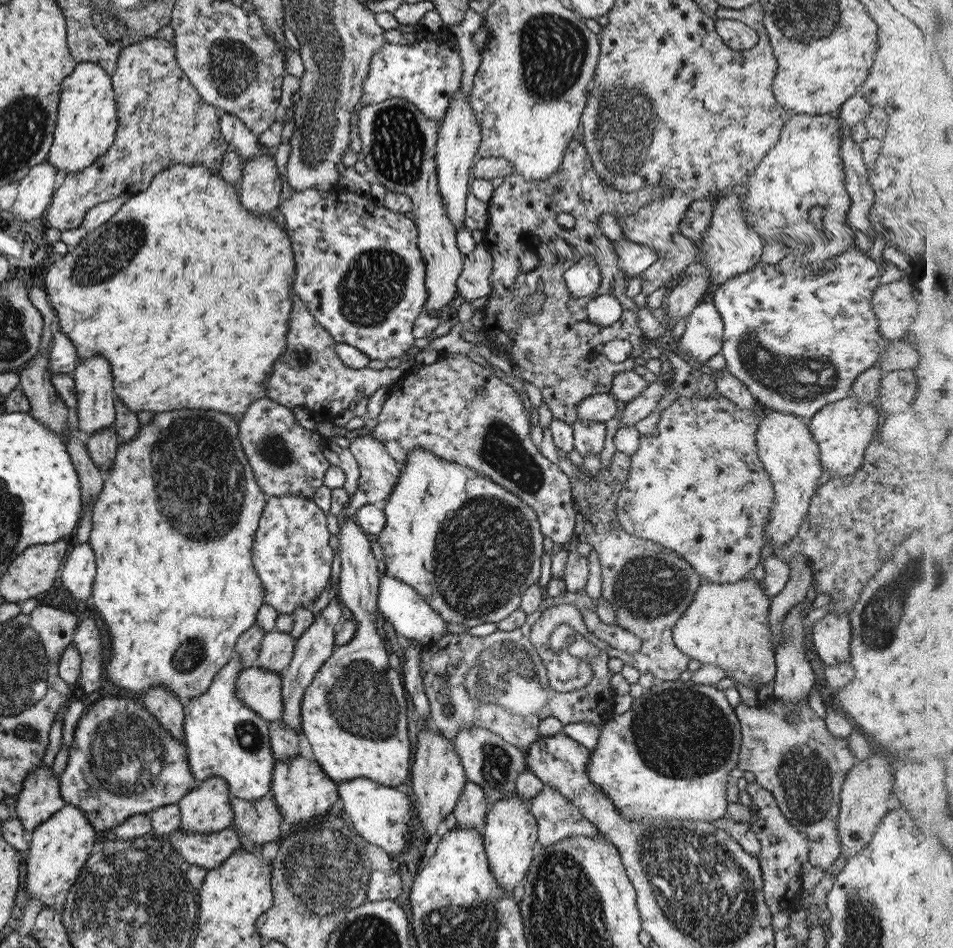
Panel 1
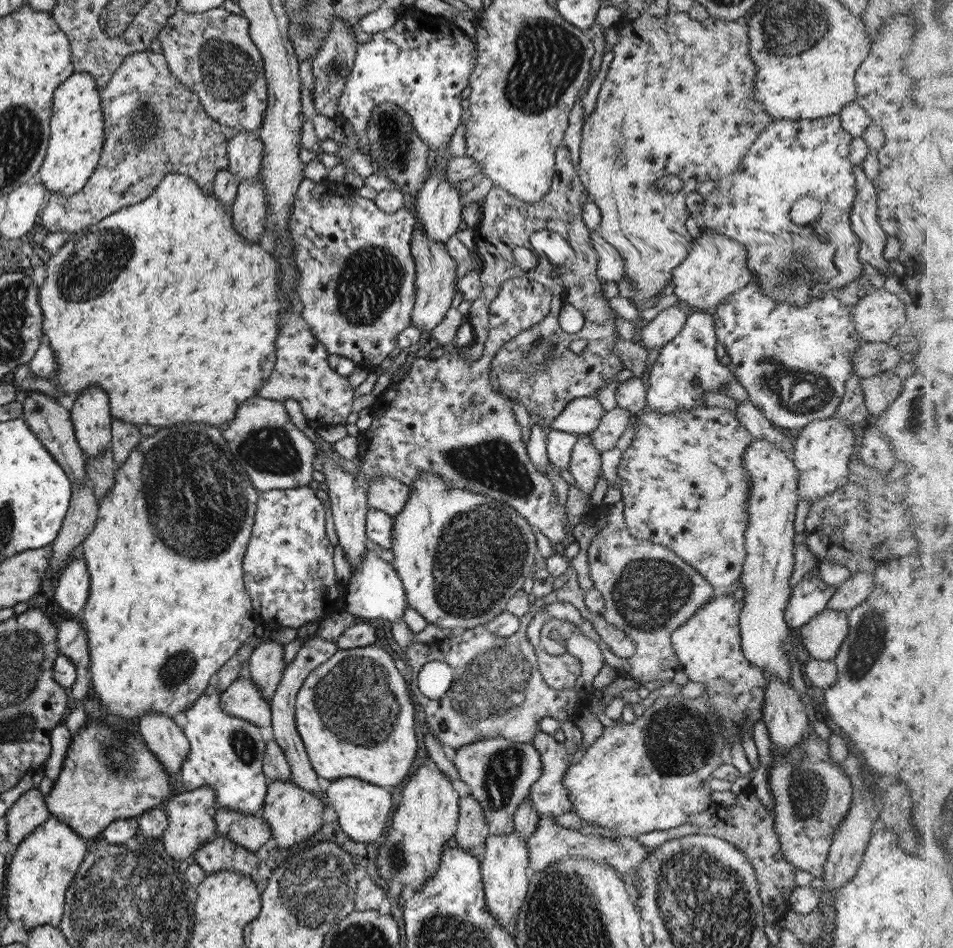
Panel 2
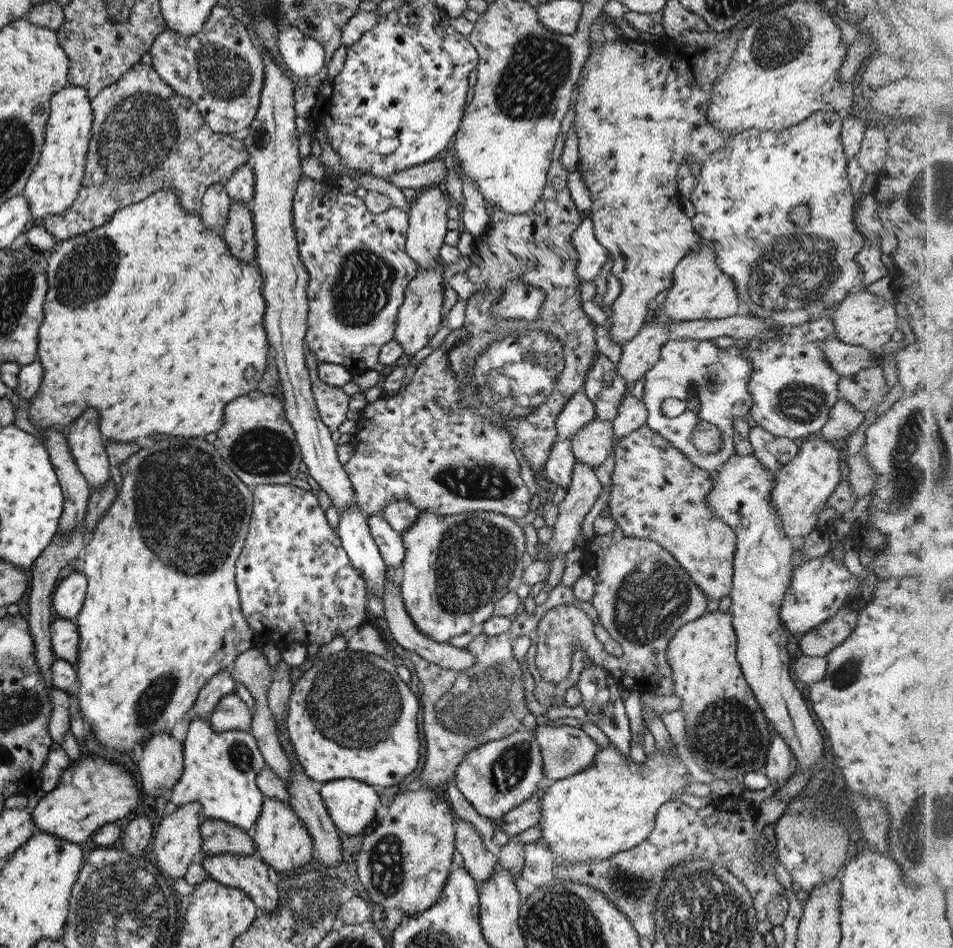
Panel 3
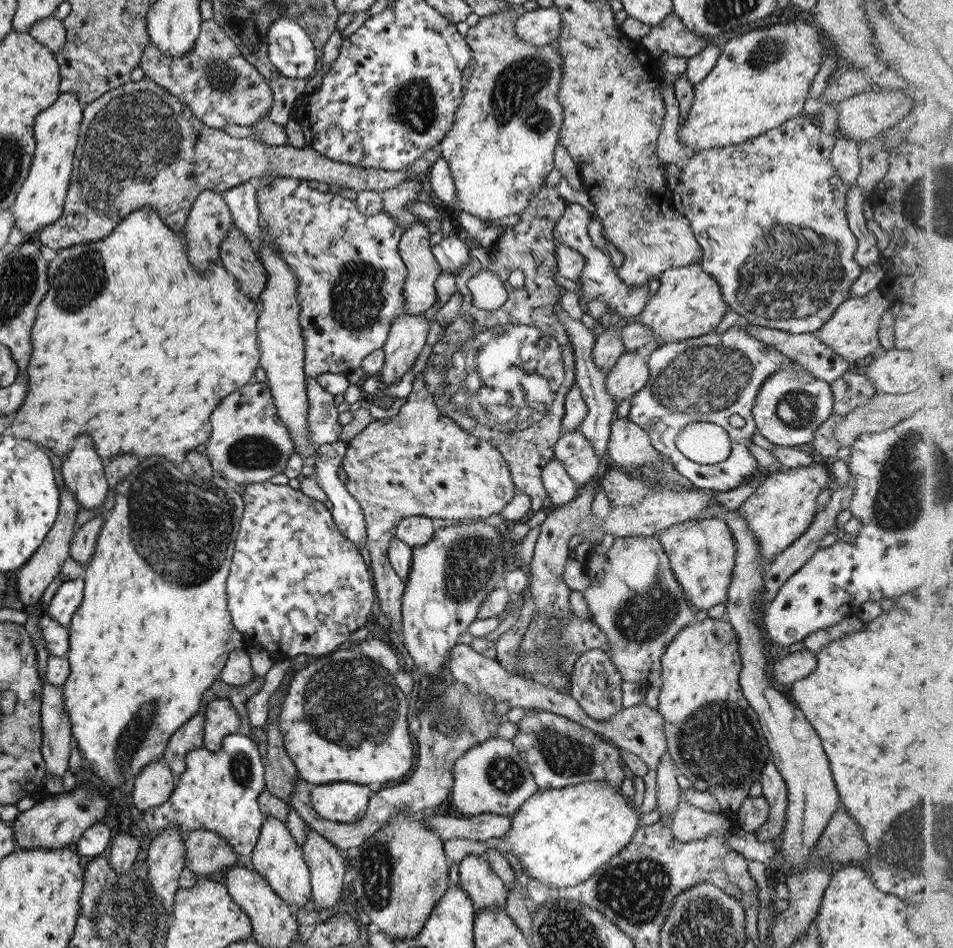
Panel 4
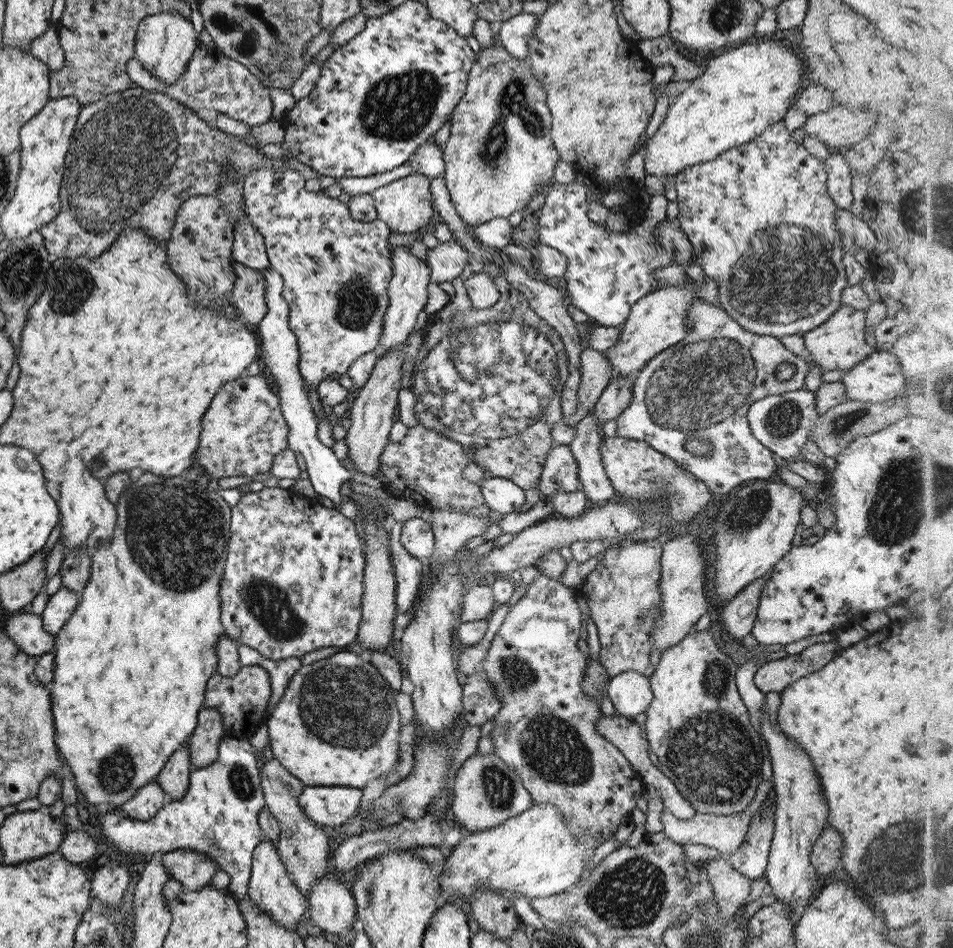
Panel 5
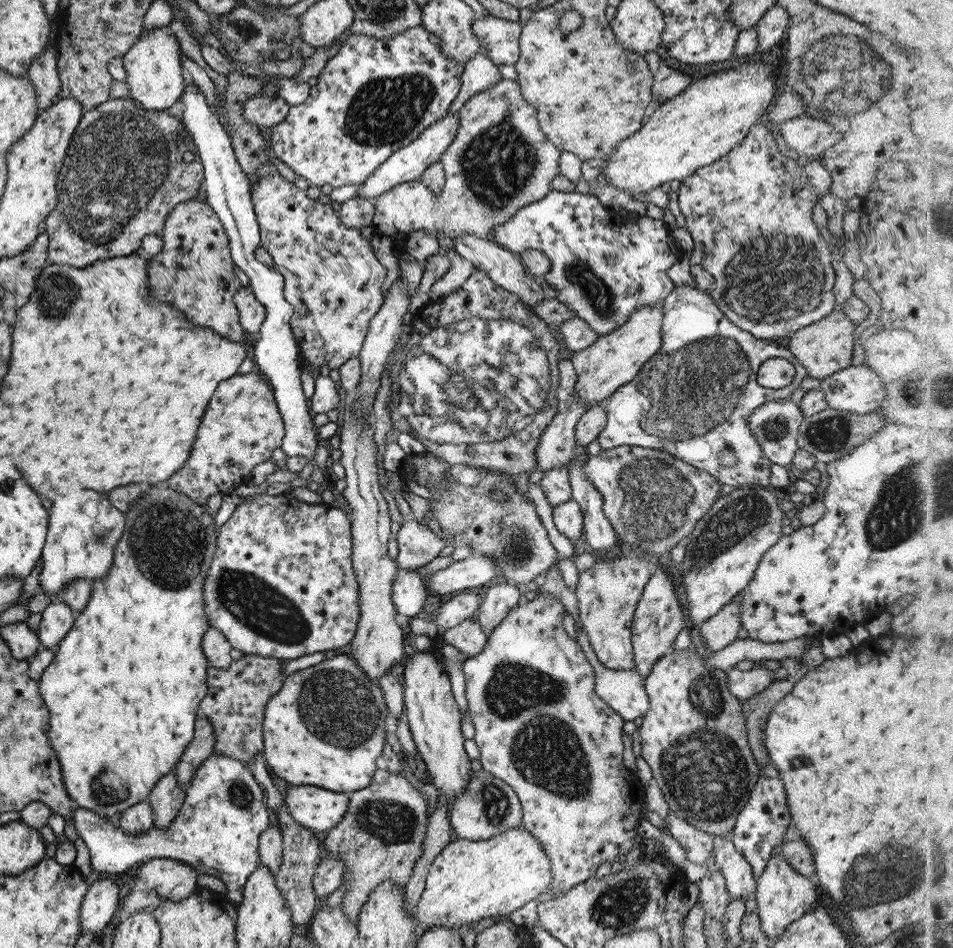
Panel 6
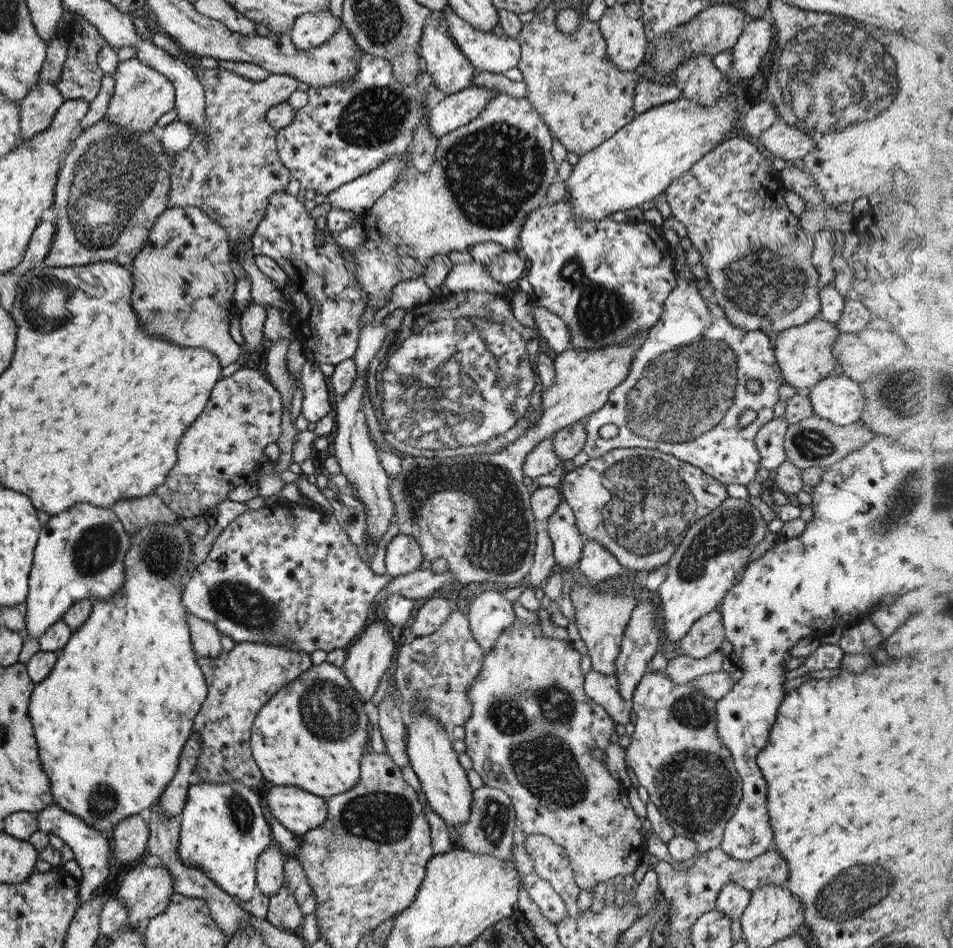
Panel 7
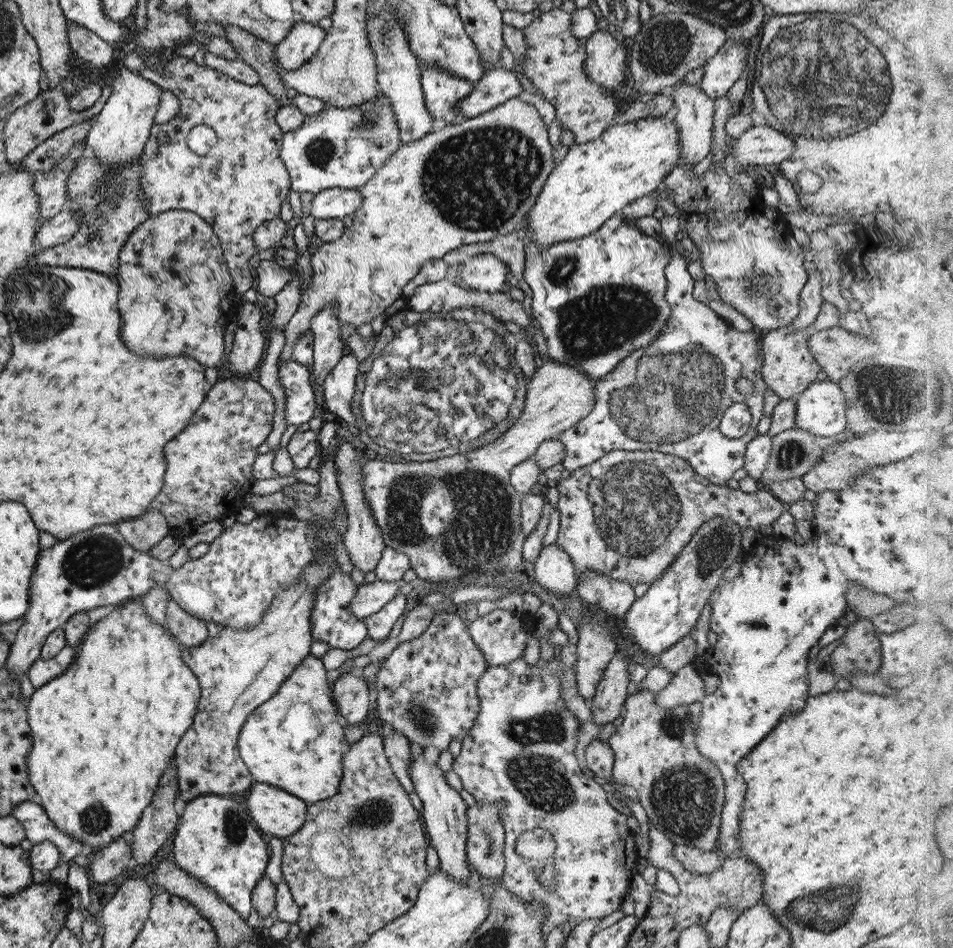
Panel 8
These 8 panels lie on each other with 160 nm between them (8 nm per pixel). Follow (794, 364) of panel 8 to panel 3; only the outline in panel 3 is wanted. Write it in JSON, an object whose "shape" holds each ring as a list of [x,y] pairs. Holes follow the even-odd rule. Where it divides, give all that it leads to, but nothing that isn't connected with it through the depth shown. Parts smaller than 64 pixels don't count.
{"shape":[[[856,289],[846,295],[839,303],[835,304],[830,313],[835,339],[847,345],[859,345],[871,352],[880,352],[881,346],[889,342],[889,336],[900,328],[900,318],[897,309],[887,300],[873,296],[864,289]]]}

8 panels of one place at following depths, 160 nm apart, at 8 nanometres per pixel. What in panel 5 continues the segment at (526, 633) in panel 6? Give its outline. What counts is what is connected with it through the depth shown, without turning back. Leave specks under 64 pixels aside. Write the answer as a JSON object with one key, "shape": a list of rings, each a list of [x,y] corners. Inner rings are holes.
{"shape":[[[537,570],[535,580],[533,583],[525,585],[525,594],[507,611],[504,621],[499,626],[498,632],[488,644],[488,649],[484,654],[484,658],[479,662],[479,671],[483,671],[488,678],[488,681],[494,688],[494,693],[500,702],[499,712],[494,716],[493,727],[488,732],[492,747],[492,753],[495,753],[504,763],[507,763],[522,780],[523,788],[530,794],[531,805],[535,803],[551,803],[562,812],[563,820],[567,822],[567,834],[569,836],[583,836],[589,834],[595,838],[601,838],[602,841],[608,840],[617,832],[617,827],[620,821],[626,816],[630,816],[630,810],[635,807],[635,797],[641,795],[643,791],[643,782],[640,776],[631,768],[627,759],[621,754],[614,744],[599,736],[594,729],[594,722],[602,715],[599,711],[597,701],[588,698],[582,691],[581,681],[584,677],[584,670],[586,667],[586,658],[577,649],[575,644],[579,638],[579,621],[581,612],[575,603],[575,590],[573,588],[565,587],[556,579],[552,579],[543,572]]]}

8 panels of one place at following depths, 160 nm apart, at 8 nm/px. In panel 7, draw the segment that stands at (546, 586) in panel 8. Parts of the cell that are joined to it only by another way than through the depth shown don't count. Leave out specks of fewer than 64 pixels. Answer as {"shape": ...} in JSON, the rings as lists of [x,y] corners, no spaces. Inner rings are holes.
{"shape":[[[560,501],[543,526],[552,542],[554,568],[561,572],[574,570],[583,548],[583,536],[576,527],[571,507]]]}

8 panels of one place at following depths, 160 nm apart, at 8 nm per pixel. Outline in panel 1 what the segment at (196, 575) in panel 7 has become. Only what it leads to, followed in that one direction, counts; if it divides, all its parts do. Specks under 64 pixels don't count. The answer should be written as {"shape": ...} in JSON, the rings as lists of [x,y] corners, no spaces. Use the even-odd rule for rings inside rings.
{"shape":[[[267,496],[251,543],[251,562],[264,588],[263,605],[272,606],[277,614],[292,614],[296,606],[307,607],[323,590],[327,580],[333,550],[329,547],[329,532],[325,527],[326,512],[302,496]]]}

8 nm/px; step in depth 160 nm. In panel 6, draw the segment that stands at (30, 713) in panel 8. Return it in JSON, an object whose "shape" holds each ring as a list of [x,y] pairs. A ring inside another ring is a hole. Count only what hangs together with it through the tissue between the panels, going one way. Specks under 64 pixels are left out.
{"shape":[[[165,482],[163,484],[151,485],[149,490],[139,496],[137,500],[132,502],[132,505],[124,512],[124,525],[123,532],[121,533],[118,543],[115,544],[113,551],[113,558],[111,566],[107,569],[107,574],[105,576],[93,579],[90,583],[90,595],[86,600],[86,605],[78,612],[79,614],[75,616],[73,625],[65,633],[65,636],[56,644],[54,650],[53,660],[47,665],[47,668],[43,669],[41,678],[38,680],[38,691],[43,704],[47,707],[48,712],[48,729],[47,738],[51,748],[54,750],[55,756],[57,757],[60,773],[62,776],[62,783],[70,796],[70,799],[78,806],[93,812],[96,812],[102,817],[111,816],[112,814],[121,813],[124,808],[130,807],[132,804],[137,804],[138,802],[145,801],[148,797],[148,792],[154,787],[154,784],[164,775],[167,774],[174,766],[178,763],[183,749],[191,742],[194,733],[194,722],[198,714],[198,706],[201,699],[205,696],[207,692],[206,685],[206,668],[208,667],[208,662],[206,656],[203,654],[201,645],[201,637],[206,633],[206,630],[210,627],[205,618],[205,609],[203,604],[202,590],[203,581],[207,576],[207,569],[213,560],[213,555],[216,549],[216,538],[217,538],[217,528],[213,525],[213,515],[208,514],[205,509],[205,504],[200,505],[194,500],[188,499],[187,495],[180,493],[179,491],[169,490]]]}

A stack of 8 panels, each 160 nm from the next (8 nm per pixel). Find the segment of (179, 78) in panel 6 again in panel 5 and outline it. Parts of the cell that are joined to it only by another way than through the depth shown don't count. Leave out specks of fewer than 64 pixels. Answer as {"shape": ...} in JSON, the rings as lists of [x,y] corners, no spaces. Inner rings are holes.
{"shape":[[[160,12],[147,15],[137,25],[134,36],[134,59],[154,74],[162,85],[172,85],[176,78],[185,70],[193,51],[200,44],[197,32],[193,29],[191,19],[179,13]]]}

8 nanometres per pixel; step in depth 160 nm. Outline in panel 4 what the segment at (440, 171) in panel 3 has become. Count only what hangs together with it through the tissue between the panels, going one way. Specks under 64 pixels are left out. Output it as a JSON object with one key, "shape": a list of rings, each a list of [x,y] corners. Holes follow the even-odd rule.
{"shape":[[[143,75],[140,80],[129,81],[117,88],[112,88],[107,93],[103,93],[99,98],[88,102],[82,107],[82,119],[79,125],[77,133],[77,145],[73,153],[73,162],[71,169],[70,183],[67,189],[66,197],[64,198],[64,210],[61,216],[55,220],[55,222],[44,226],[38,234],[40,242],[51,248],[51,250],[58,251],[68,246],[94,242],[94,240],[102,239],[107,236],[107,233],[111,232],[111,229],[126,215],[136,208],[139,208],[142,204],[149,205],[153,211],[157,213],[157,216],[169,227],[172,231],[180,231],[184,227],[187,215],[189,214],[190,206],[195,200],[195,197],[201,191],[213,191],[216,193],[223,193],[229,188],[233,188],[238,184],[244,183],[245,181],[257,182],[261,176],[267,173],[275,173],[277,177],[295,177],[304,181],[316,180],[318,183],[325,182],[328,185],[336,185],[344,188],[351,188],[351,190],[358,192],[361,191],[377,191],[381,193],[383,190],[389,190],[398,184],[403,184],[406,180],[415,179],[410,178],[410,174],[405,170],[396,171],[384,171],[381,169],[368,169],[358,168],[352,164],[340,163],[318,152],[315,152],[309,148],[295,148],[290,145],[283,145],[277,147],[269,147],[261,144],[253,138],[231,138],[227,133],[220,133],[215,131],[213,128],[205,126],[198,118],[195,118],[191,114],[190,108],[179,102],[175,96],[171,96],[170,92],[167,92],[164,88],[161,88],[158,84],[155,84],[148,76]]]}

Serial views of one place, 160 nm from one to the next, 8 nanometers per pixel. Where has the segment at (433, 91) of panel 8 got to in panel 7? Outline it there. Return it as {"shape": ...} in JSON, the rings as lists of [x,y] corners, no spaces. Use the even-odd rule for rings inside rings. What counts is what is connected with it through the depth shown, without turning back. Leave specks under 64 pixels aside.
{"shape":[[[446,7],[441,11],[431,11],[426,18],[418,42],[418,52],[425,64],[425,72],[430,75],[432,86],[447,96],[467,88],[475,70],[474,66],[454,43],[447,30],[447,25],[444,21],[445,10],[449,9]]]}

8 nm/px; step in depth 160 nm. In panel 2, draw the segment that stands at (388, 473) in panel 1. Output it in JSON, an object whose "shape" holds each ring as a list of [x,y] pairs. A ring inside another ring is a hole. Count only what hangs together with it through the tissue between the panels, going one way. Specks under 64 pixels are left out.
{"shape":[[[393,478],[373,480],[365,488],[366,505],[388,514],[391,518],[403,508],[410,491],[409,487]]]}

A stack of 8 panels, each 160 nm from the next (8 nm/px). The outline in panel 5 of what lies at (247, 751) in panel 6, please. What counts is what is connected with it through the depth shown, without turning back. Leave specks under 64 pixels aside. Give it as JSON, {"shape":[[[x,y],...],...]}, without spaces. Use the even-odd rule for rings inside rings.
{"shape":[[[242,666],[235,676],[221,676],[215,672],[206,682],[203,706],[214,708],[221,714],[225,734],[247,737],[266,718],[270,697],[270,682],[267,671],[262,666]]]}

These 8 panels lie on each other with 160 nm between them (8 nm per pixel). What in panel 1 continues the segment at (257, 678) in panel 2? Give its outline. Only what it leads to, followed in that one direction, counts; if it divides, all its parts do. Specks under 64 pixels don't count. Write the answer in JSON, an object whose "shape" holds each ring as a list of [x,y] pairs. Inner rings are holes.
{"shape":[[[268,631],[261,639],[255,666],[281,673],[293,656],[294,638],[286,632]]]}

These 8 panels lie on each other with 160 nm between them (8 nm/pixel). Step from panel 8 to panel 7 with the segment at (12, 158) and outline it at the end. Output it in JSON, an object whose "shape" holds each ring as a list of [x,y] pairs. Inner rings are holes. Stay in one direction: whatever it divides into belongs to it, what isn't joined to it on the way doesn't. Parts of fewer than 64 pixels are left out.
{"shape":[[[38,78],[34,87],[18,102],[20,142],[31,139],[31,136],[47,128],[52,114],[55,114],[63,101],[64,98],[54,84]]]}

